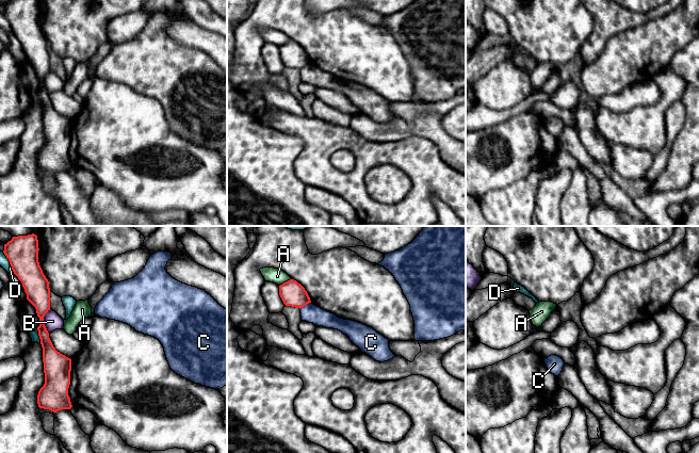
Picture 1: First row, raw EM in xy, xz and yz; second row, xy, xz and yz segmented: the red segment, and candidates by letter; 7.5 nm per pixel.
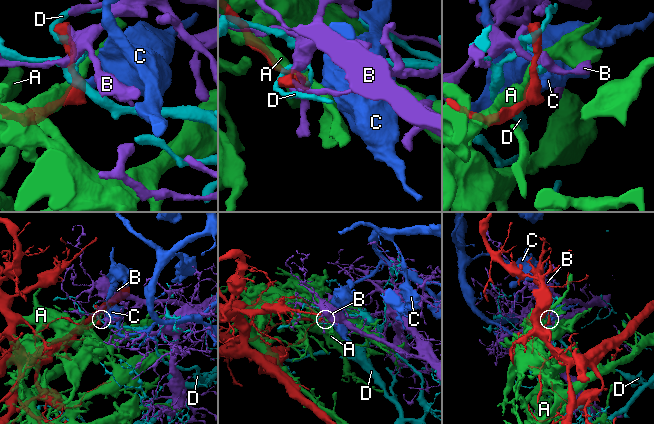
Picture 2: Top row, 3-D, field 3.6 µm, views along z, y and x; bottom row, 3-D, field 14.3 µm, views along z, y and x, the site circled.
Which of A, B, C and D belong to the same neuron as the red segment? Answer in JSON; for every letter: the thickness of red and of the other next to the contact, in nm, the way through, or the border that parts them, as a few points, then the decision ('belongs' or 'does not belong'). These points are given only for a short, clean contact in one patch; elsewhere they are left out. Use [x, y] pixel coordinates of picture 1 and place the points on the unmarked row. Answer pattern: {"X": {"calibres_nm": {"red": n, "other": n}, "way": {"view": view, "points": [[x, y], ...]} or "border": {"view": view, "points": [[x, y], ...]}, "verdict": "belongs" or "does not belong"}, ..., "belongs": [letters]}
{"A": {"calibres_nm": {"red": 190, "other": 110}, "verdict": "does not belong"}, "B": {"calibres_nm": {"red": 180, "other": 140}, "border": {"view": "xy", "points": [[50, 70], [44, 78], [44, 86], [48, 94]]}, "verdict": "does not belong"}, "C": {"calibres_nm": {"red": 190, "other": 140}, "border": {"view": "xz", "points": [[310, 63], [299, 69]]}, "verdict": "does not belong"}, "D": {"calibres_nm": {"red": 240, "other": 70}, "verdict": "does not belong"}, "belongs": []}

